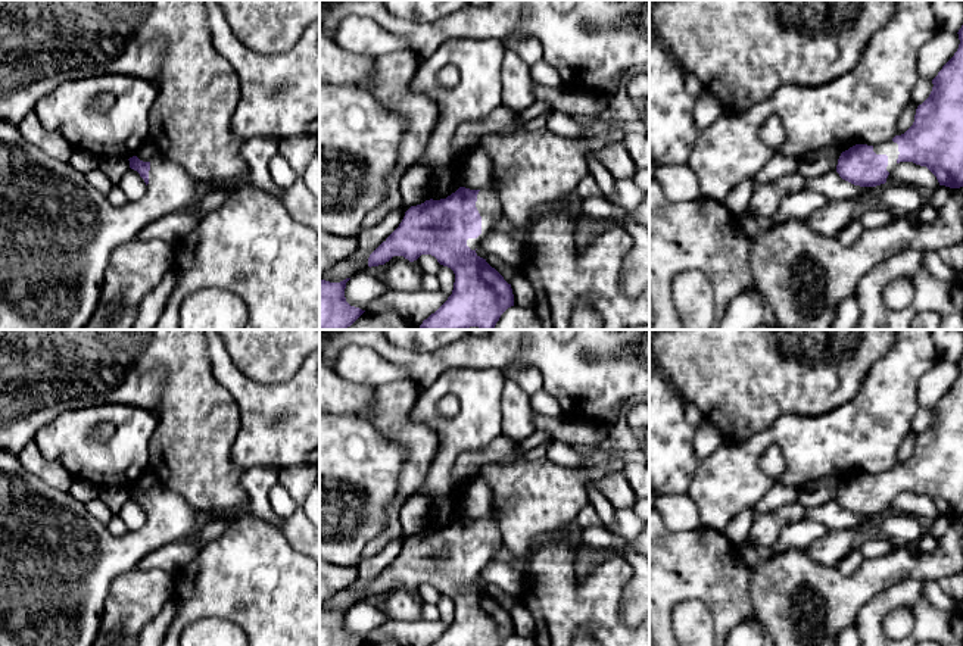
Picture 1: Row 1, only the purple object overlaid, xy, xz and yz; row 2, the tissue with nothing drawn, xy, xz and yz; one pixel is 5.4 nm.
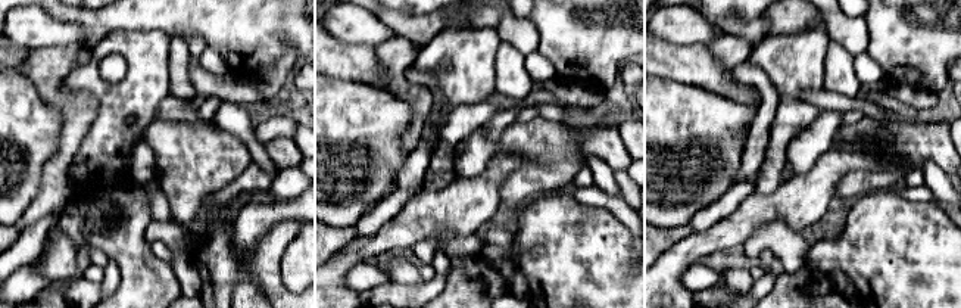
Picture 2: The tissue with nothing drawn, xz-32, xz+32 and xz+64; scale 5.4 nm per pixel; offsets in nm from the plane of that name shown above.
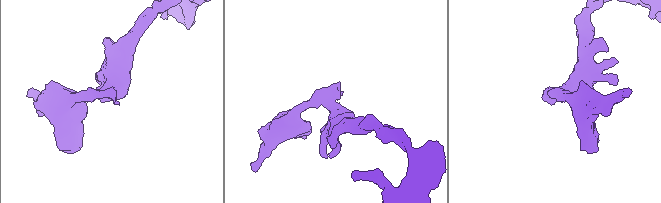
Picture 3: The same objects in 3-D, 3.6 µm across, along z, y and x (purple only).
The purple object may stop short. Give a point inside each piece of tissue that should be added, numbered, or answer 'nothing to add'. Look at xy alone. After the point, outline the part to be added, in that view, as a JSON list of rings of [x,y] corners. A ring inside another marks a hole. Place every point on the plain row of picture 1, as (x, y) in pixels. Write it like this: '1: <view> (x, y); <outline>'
1: xy (56, 561); [[[0,450],[0,646],[93,646],[112,581],[137,568],[150,552],[190,540],[206,517],[183,496],[158,484],[150,490],[146,522],[125,536],[113,536],[69,491],[50,487],[28,472],[16,455]]]

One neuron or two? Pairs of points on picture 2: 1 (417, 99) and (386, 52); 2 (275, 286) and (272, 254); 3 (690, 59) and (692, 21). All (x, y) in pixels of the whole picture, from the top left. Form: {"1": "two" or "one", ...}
{"1": "one", "2": "one", "3": "two"}

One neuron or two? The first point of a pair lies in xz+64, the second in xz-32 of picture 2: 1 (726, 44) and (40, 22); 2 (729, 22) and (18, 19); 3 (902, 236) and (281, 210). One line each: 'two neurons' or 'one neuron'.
1: two neurons
2: two neurons
3: two neurons

